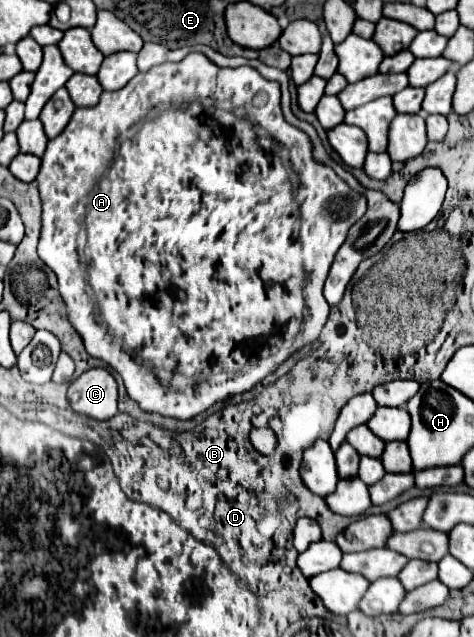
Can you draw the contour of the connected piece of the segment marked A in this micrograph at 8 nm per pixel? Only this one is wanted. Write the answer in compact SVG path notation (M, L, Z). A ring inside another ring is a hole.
M189 53L183 61L177 61L177 63L161 63L149 69L147 73L137 73L123 89L103 91L101 101L95 107L87 107L87 109L77 107L73 111L71 121L61 131L61 135L57 135L55 139L47 143L47 151L41 157L41 169L35 179L39 187L41 203L43 203L43 227L41 227L37 253L57 275L63 301L67 305L67 317L79 329L83 345L87 347L89 355L107 361L121 375L129 398L135 401L143 411L179 419L179 421L193 419L199 413L207 411L217 401L225 401L227 397L251 391L259 381L263 381L263 377L271 375L295 351L299 351L303 345L319 337L331 308L323 299L323 283L337 251L333 253L333 243L317 243L317 235L311 235L313 231L309 229L301 231L297 195L303 195L303 201L309 201L309 195L305 189L301 189L301 183L303 187L307 187L305 181L315 181L315 179L321 179L321 207L329 207L329 227L333 227L337 219L341 219L341 223L357 223L367 213L365 195L353 191L343 179L335 175L335 171L329 165L323 165L317 159L313 159L313 145L311 145L309 135L285 121L283 111L281 111L281 91L279 91L277 81L265 79L253 67L237 67L237 69L217 67L203 53ZM207 97L213 97L217 101L229 99L233 105L245 105L247 117L235 117L235 111L225 111L225 109L205 111L205 105L201 99L207 99ZM169 103L177 103L177 111L159 111L157 115L145 119L151 107L169 105ZM265 283L269 287L267 291L263 291Z

